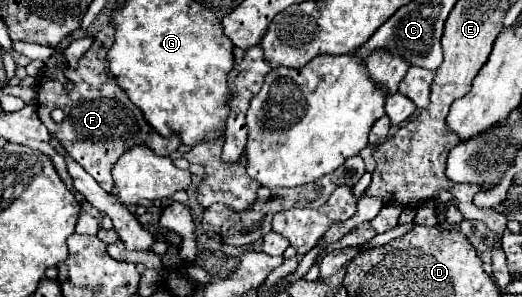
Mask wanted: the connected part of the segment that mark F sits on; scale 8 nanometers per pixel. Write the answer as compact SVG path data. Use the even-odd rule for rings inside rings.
M108 25L94 37L92 47L80 57L78 71L66 71L66 79L74 83L74 89L68 91L62 83L38 77L38 117L48 127L48 131L62 143L66 153L90 173L104 191L112 191L112 165L116 159L130 149L132 145L148 145L156 155L170 155L180 147L178 137L162 137L158 135L144 119L140 109L128 99L128 95L114 83L106 69L106 55L114 43L114 27ZM54 109L64 111L64 119L54 123L50 113Z

